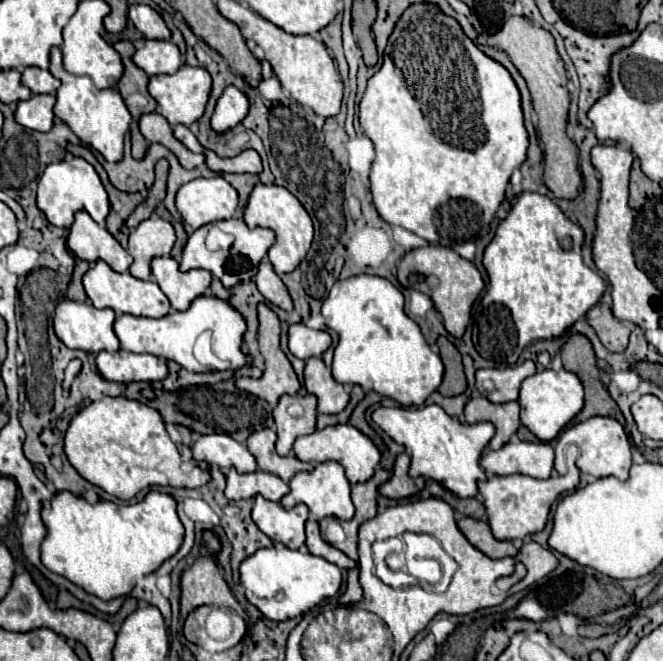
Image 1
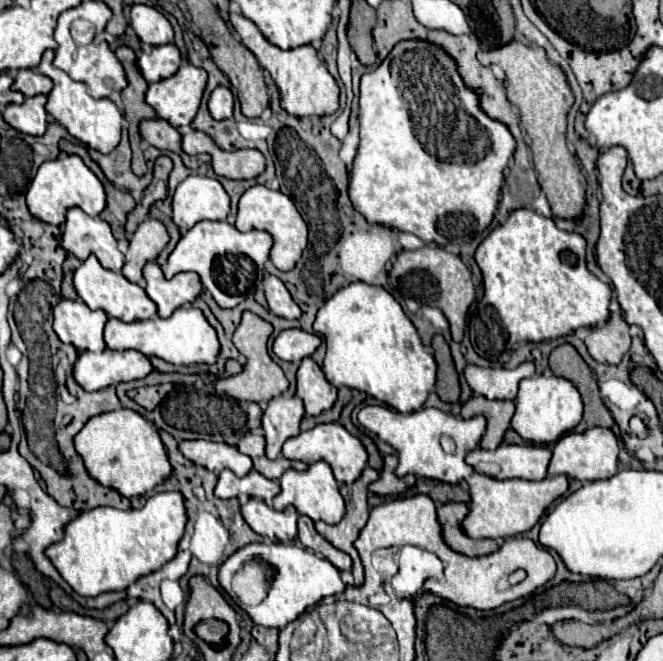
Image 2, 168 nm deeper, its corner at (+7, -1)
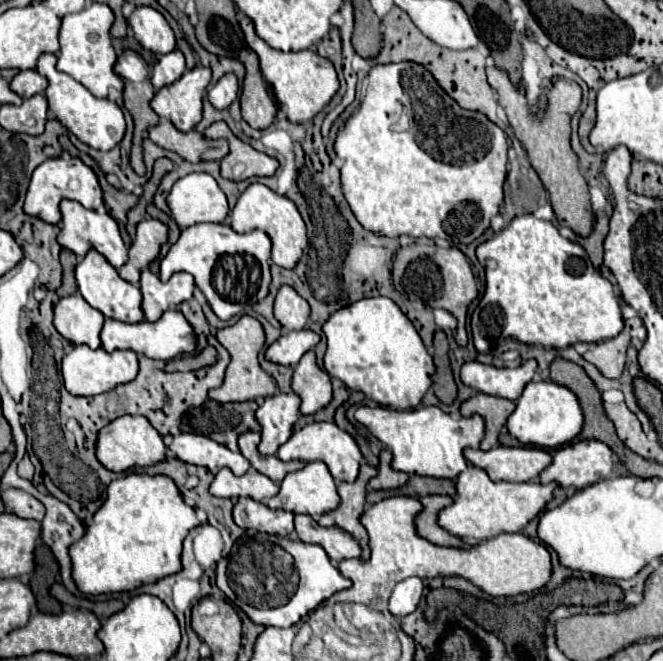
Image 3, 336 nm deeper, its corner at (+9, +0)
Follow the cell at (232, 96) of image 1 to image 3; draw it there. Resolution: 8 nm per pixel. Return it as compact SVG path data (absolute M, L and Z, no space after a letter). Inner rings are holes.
M224 74L210 90L208 98L214 108L224 110L238 98L238 78L234 74Z

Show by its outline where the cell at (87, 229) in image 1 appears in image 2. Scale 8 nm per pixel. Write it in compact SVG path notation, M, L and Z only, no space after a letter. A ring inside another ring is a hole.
M72 207L66 213L62 247L86 261L90 255L96 255L102 267L110 271L120 271L124 265L124 255L116 247L116 239L112 237L110 225L100 217L90 217L82 209Z

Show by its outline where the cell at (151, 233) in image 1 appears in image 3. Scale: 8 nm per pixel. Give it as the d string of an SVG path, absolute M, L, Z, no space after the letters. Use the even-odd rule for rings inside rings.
M154 218L142 220L138 224L136 240L132 242L132 248L130 248L130 258L122 268L118 268L120 278L136 286L140 280L140 272L144 268L148 268L148 264L158 256L160 246L166 240L168 240L166 224L162 224L160 220L154 220Z

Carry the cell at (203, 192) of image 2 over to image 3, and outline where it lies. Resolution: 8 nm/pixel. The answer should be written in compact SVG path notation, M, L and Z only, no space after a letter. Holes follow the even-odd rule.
M188 174L180 178L166 202L180 230L198 222L224 222L228 216L228 200L210 174Z

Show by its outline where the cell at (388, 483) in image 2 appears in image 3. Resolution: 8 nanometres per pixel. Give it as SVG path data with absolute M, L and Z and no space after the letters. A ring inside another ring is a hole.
M382 450L380 452L380 466L378 466L378 476L374 476L370 480L370 486L376 490L390 490L390 488L398 488L402 484L406 484L408 474L398 472L390 466L392 460L392 452L390 450Z

